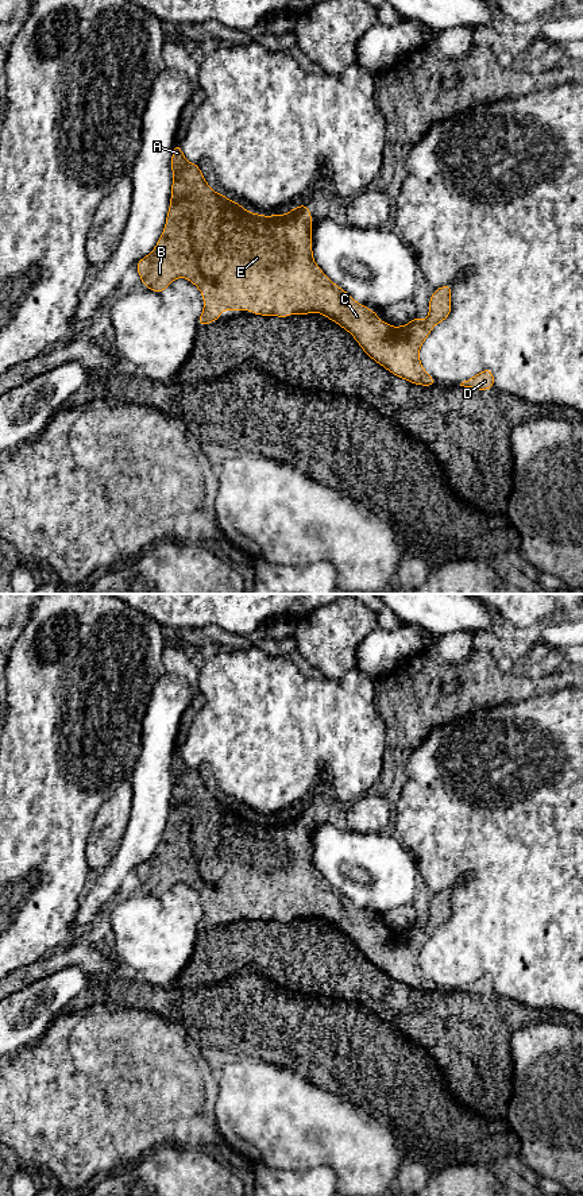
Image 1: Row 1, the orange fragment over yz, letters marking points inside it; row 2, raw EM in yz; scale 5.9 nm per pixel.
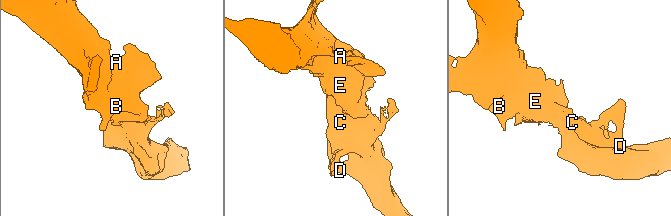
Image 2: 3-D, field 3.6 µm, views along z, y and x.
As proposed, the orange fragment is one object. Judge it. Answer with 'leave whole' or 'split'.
leave whole

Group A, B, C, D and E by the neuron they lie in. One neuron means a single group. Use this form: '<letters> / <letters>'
A B C D E

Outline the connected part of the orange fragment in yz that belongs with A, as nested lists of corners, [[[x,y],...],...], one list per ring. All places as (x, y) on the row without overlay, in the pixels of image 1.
[[[177,748],[171,775],[166,830],[154,856],[135,868],[142,890],[162,898],[174,884],[188,883],[204,903],[198,931],[220,925],[221,915],[251,915],[252,919],[278,922],[323,918],[348,935],[362,954],[391,979],[421,991],[437,989],[421,971],[420,953],[432,933],[448,923],[452,915],[451,890],[433,896],[429,919],[424,926],[417,921],[402,931],[391,931],[335,890],[314,868],[313,825],[306,807],[285,819],[251,818],[223,798],[217,799],[205,786],[198,769],[190,768]]]

